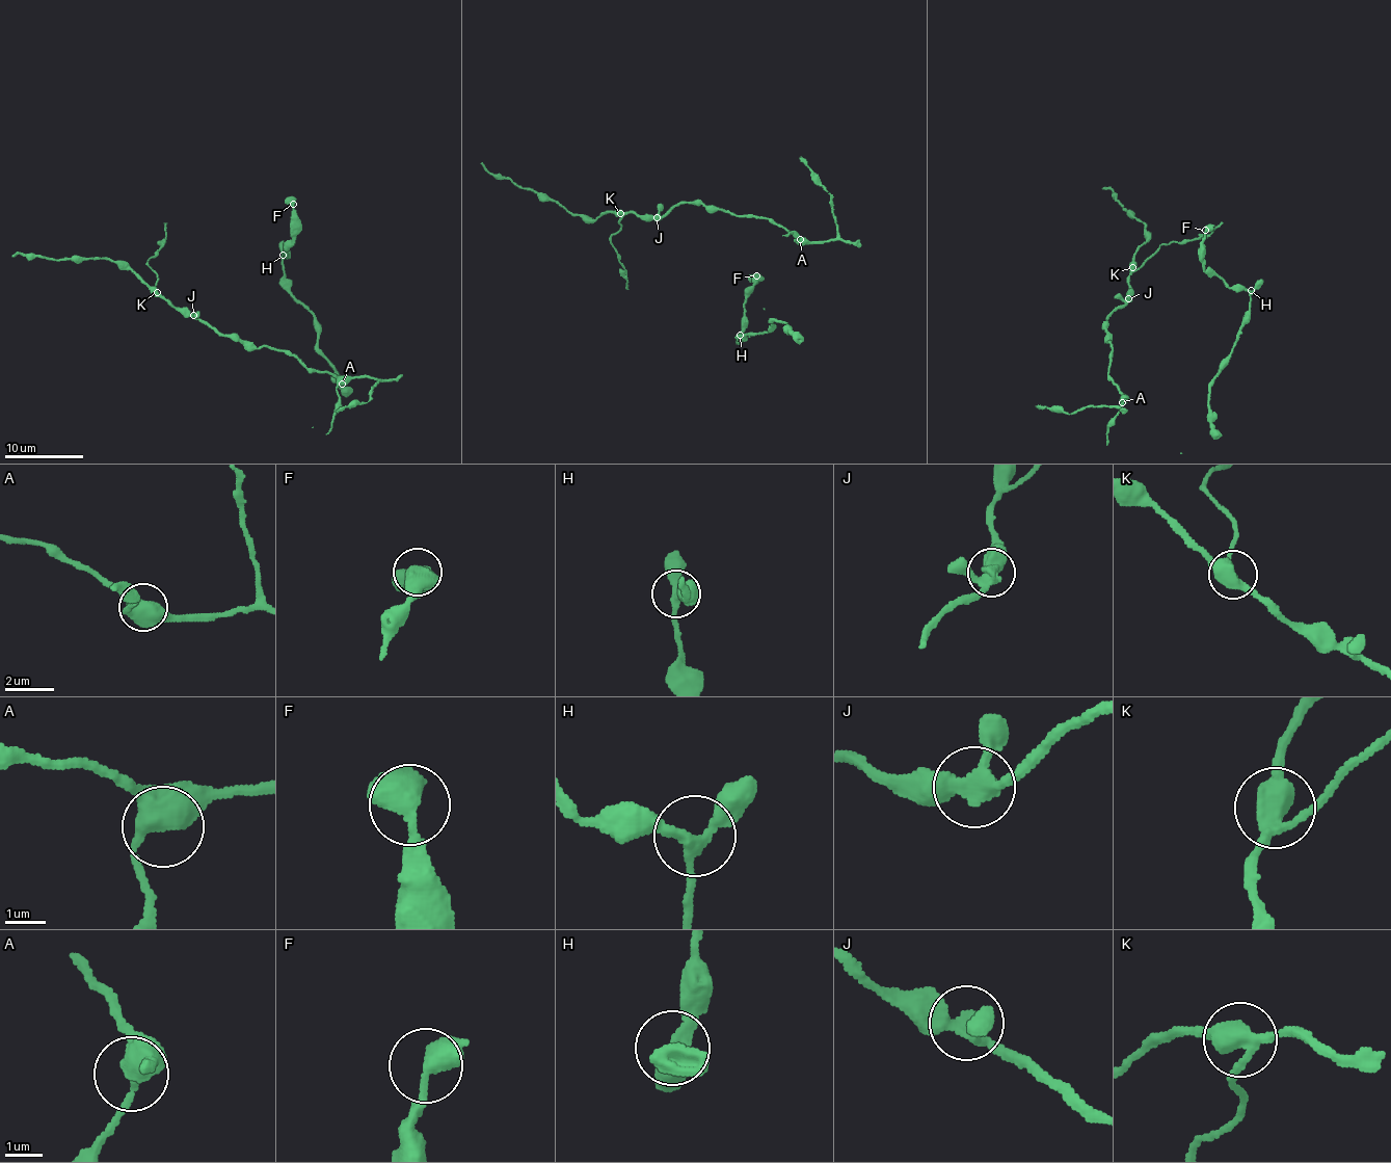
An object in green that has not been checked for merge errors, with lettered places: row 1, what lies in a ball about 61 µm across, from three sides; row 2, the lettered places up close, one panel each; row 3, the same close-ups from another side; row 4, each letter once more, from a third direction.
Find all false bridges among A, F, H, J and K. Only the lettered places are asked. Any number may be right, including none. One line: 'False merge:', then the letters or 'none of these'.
False merge: none of these

